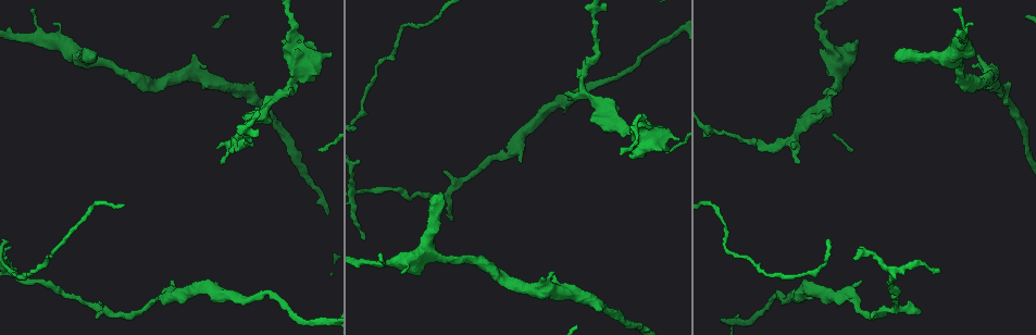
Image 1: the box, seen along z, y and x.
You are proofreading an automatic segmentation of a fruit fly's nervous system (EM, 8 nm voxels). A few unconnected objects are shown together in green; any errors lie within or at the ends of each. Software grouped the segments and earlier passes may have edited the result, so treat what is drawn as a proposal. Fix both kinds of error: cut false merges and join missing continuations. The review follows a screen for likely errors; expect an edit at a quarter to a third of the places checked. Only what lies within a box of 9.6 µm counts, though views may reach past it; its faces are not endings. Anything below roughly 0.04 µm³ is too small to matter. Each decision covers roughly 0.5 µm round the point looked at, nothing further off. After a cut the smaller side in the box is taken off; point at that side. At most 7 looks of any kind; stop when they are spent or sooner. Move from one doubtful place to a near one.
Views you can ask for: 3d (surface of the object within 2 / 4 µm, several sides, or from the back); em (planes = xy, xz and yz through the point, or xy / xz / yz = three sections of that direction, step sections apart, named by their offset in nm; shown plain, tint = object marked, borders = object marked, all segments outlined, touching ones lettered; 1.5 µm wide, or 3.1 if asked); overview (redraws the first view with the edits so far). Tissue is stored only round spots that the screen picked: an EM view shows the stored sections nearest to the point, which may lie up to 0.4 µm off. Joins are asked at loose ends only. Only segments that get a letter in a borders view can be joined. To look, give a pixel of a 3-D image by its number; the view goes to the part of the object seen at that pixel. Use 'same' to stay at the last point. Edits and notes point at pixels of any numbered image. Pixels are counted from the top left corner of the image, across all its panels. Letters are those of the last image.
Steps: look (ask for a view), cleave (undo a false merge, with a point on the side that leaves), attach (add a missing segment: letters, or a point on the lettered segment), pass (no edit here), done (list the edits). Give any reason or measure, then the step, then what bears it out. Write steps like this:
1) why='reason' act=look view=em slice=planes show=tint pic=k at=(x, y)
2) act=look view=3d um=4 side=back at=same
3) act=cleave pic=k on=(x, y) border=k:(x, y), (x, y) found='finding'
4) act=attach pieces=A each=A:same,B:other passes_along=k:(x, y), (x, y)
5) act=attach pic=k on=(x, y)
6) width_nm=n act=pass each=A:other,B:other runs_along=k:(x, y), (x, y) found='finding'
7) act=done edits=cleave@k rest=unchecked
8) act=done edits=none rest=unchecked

act=look view=3d um=4 pic=1 at=(362, 194)

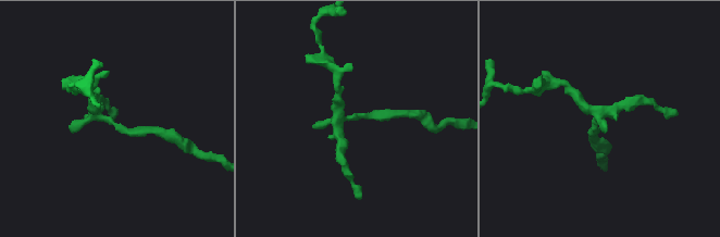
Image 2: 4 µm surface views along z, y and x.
act=look view=em slice=planes show=borders pic=2 at=(355, 118)

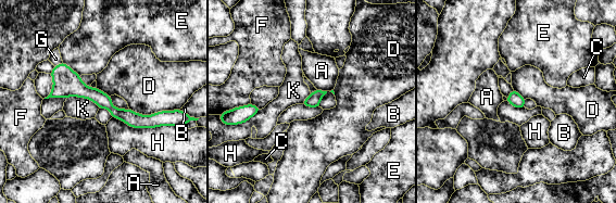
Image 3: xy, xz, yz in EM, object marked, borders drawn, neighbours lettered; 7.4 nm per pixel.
longest_contact=H:480nm act=pass each=A:other,B:other,C:other,D:other,E:other,F:other,G:other,H:other,K:other runs_along=3:(54, 72), (136, 121), (167, 115) found='all the same cell'

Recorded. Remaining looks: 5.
why='thick turns thin' act=look view=em slice=planes show=borders pic=1 at=(156, 298)

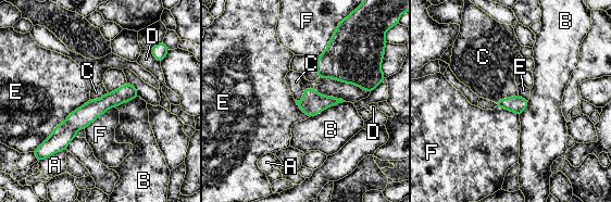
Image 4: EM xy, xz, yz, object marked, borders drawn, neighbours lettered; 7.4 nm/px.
act=pass each=A:other,B:other,C:other,D:other,E:other,F:other runs_along=4:(133, 90), (92, 109), (47, 144) found='continuous, no second cell'

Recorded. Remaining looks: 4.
why='free end' act=look view=em slice=xy step=8 show=plain pic=1 at=(400, 273)

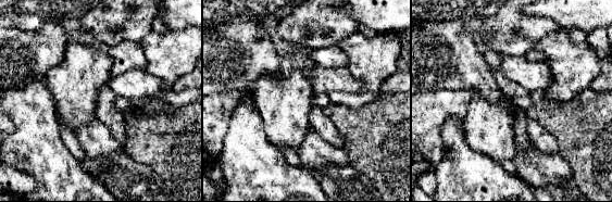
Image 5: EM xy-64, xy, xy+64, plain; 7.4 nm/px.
why='what lies round it' act=look view=em slice=xy step=8 show=borders at=same

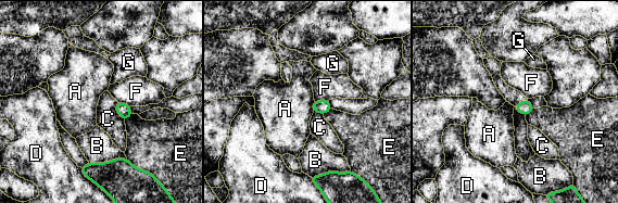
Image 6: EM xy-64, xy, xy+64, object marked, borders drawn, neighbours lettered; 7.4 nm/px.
longest_contact=B:280nm act=pass each=A:other,B:other,C:other,D:other,E:other,F:other,G:other found='none of them fits'

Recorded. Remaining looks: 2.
act=done edits=none rest=unchecked

